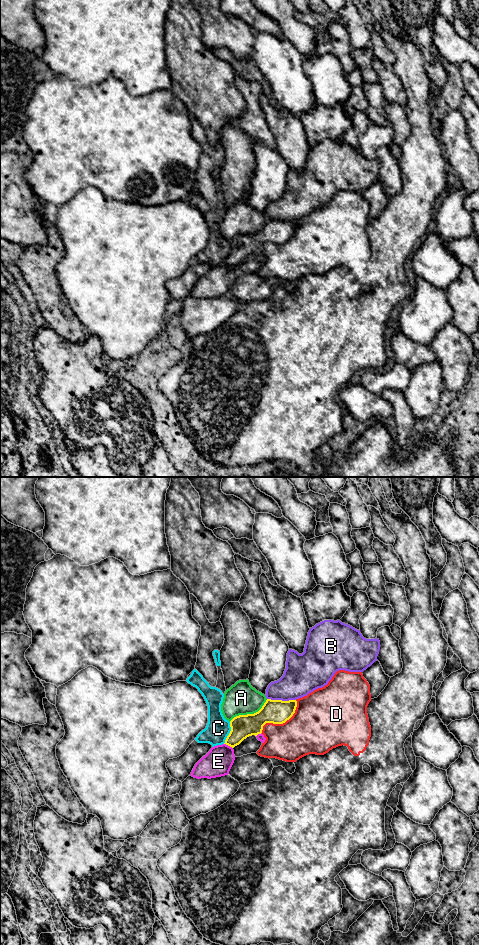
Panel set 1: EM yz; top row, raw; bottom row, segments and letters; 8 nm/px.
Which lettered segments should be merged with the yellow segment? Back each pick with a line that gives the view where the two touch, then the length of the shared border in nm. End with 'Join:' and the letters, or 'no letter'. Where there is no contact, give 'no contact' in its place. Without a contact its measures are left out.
Join: no letter

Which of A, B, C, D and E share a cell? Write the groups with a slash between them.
A / B / C / D / E

